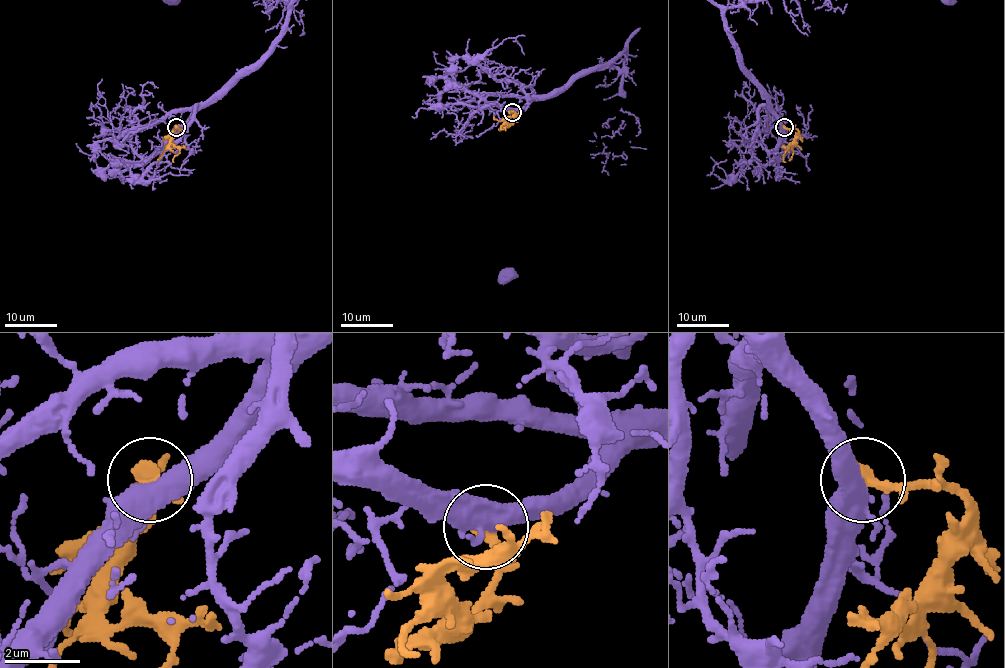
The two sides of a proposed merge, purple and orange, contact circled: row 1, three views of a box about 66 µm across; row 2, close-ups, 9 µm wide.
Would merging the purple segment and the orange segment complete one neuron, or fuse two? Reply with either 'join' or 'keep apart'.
keep apart

